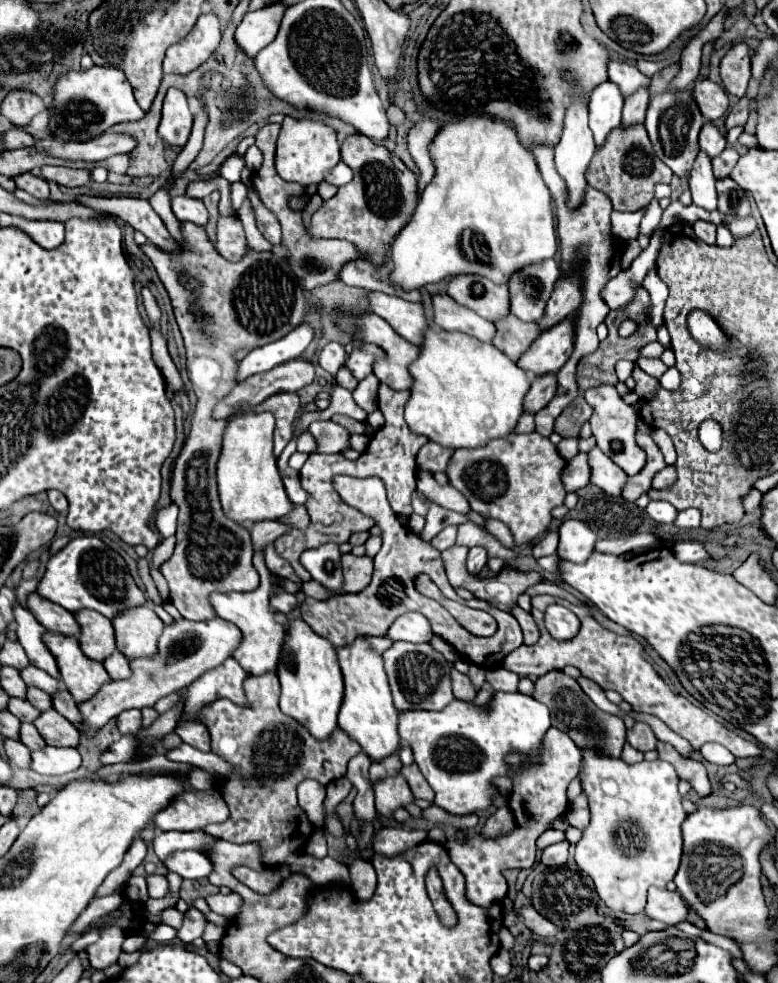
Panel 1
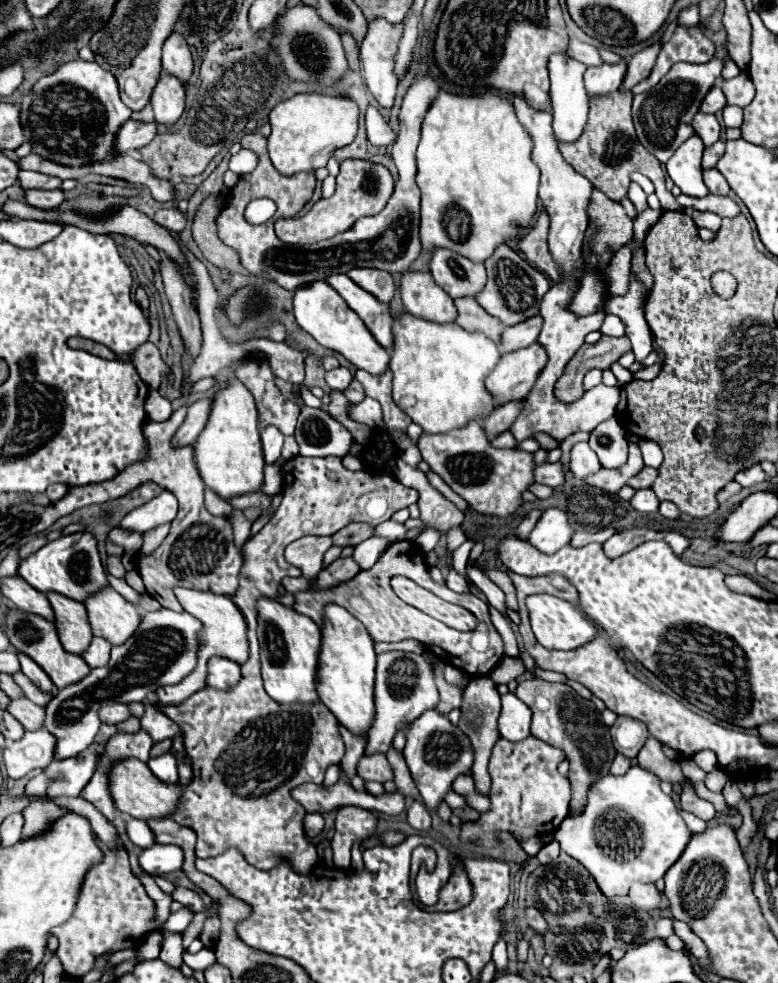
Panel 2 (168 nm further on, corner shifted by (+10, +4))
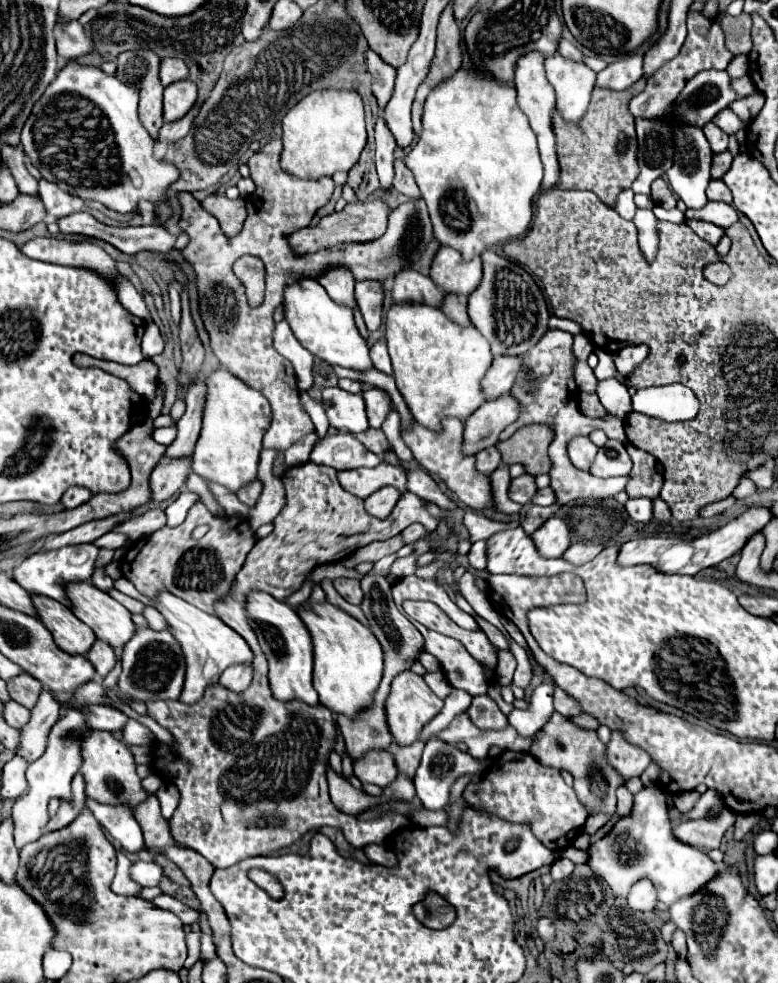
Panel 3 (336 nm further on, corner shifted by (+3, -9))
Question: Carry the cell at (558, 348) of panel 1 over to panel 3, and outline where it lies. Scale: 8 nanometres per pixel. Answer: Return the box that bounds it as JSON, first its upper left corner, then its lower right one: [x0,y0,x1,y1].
[463,394,519,456]

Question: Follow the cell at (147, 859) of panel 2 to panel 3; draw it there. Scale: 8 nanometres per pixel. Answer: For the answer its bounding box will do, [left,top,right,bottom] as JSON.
[129,860,163,886]

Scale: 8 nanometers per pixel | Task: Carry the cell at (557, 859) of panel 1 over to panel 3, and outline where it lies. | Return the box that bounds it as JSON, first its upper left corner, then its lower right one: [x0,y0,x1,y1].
[551,858,575,880]

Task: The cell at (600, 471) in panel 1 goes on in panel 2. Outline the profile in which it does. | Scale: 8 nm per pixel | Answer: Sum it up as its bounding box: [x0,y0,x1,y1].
[570,441,602,479]

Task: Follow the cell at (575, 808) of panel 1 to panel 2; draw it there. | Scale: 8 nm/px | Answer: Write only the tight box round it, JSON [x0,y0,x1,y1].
[516,679,616,815]

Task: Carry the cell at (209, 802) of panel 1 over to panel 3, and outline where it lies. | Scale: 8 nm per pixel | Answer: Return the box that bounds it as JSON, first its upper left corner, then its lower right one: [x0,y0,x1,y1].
[79,728,147,806]

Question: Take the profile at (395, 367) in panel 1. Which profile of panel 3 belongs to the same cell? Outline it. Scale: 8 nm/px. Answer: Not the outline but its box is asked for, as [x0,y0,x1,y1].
[283,278,373,370]

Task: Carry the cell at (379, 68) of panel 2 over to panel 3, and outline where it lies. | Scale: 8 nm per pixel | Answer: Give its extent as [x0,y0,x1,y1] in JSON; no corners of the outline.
[375,118,395,192]

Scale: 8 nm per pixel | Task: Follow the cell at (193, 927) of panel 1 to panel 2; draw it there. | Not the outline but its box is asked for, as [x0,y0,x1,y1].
[160,933,184,967]

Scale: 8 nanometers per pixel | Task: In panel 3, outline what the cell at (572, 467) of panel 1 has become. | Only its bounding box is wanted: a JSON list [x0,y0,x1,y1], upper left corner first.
[531,488,555,506]

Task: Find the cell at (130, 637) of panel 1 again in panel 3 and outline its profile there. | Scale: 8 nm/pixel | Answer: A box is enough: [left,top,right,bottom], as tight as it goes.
[65,582,135,648]

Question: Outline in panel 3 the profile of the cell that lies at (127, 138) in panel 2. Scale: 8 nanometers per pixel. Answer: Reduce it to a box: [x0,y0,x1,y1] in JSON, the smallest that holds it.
[159,102,201,142]

